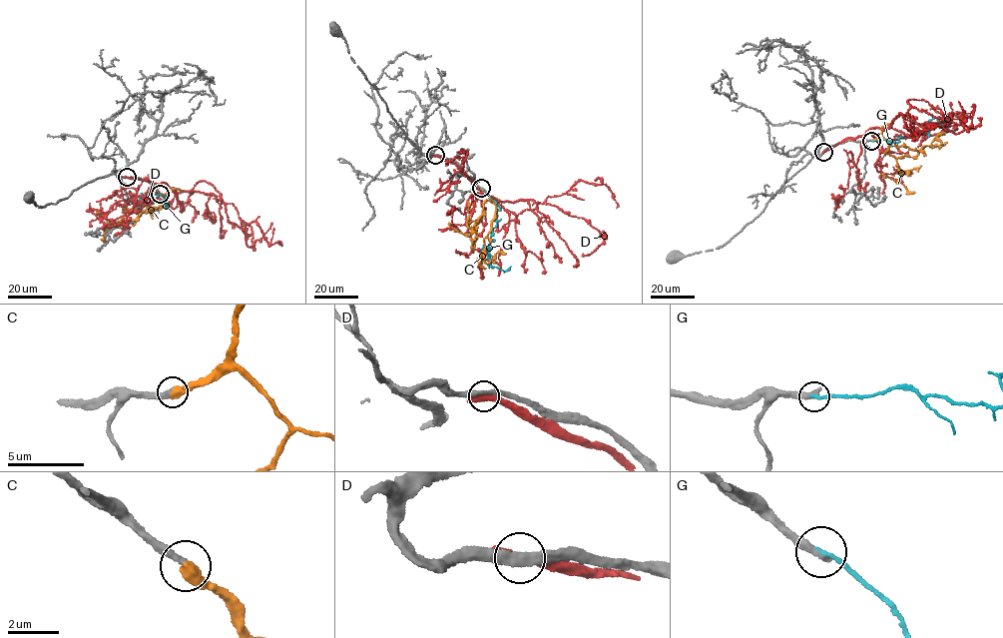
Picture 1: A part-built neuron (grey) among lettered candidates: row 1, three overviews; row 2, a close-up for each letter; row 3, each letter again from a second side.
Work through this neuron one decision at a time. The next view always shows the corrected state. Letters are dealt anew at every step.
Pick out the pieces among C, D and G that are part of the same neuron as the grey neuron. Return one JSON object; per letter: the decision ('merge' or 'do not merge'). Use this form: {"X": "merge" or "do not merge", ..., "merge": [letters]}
{"C": "merge", "D": "do not merge", "G": "do not merge", "merge": ["C"]}

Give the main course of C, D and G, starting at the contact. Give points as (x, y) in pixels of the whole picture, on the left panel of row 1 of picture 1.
C: (161, 194), (165, 195), (160, 210), (138, 213), (134, 205), (146, 206), (152, 219)
D: (127, 178), (214, 195), (253, 247), (251, 228), (243, 221), (246, 228)
G: (161, 194), (168, 207), (166, 202), (152, 200), (152, 190), (145, 198), (149, 209), (159, 213)

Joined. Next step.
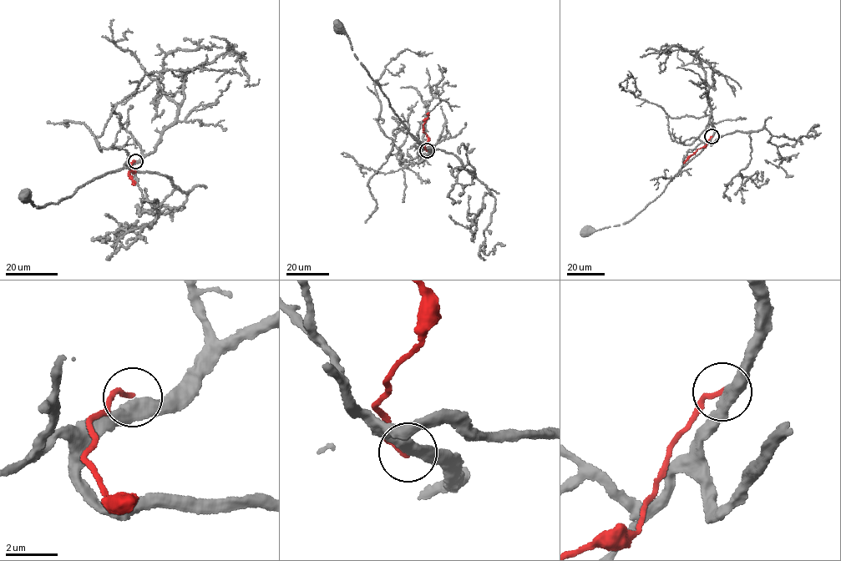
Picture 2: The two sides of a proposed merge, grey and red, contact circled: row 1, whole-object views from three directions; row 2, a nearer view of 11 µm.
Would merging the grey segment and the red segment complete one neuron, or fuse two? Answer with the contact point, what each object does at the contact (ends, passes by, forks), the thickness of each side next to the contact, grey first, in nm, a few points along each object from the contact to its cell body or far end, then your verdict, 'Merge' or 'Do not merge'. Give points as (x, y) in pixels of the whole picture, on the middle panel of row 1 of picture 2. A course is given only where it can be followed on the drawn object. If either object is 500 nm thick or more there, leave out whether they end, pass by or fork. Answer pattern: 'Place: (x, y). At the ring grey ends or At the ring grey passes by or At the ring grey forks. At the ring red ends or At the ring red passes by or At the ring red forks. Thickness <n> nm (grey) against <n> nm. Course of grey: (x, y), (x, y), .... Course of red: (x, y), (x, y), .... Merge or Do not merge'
Place: (427, 150). At the ring grey passes by. At the ring red ends. Thickness 440 nm (grey) against 190 nm. Course of grey: (427, 150), (413, 138), (394, 113), (377, 82), (372, 79), (358, 59), (347, 35), (336, 28), (338, 25). Course of red: (427, 150), (424, 146), (428, 138), (423, 126), (427, 113). Do not merge

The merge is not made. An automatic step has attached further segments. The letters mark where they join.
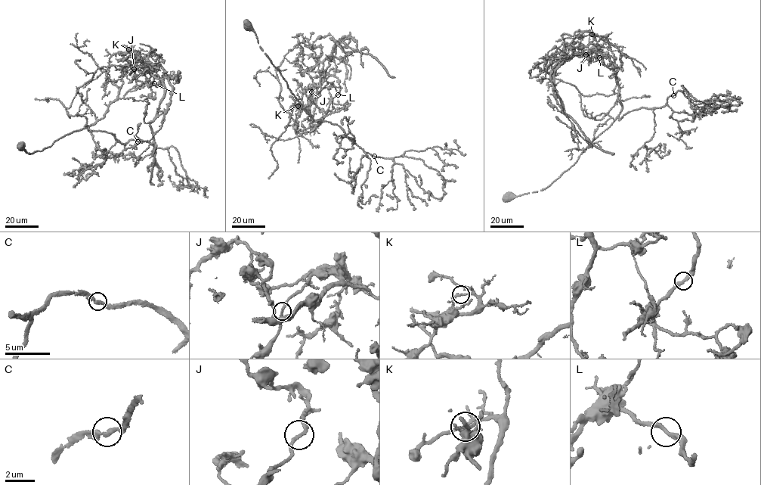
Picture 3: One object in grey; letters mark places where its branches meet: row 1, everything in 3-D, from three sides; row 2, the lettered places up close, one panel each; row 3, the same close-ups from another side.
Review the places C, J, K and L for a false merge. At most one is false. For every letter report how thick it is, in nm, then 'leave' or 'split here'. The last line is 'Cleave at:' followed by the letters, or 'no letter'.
C: calibre 240 nm; leave
J: calibre 200 nm; leave
K: calibre 190 nm; split here
L: calibre 260 nm; leave
Cleave at: K

